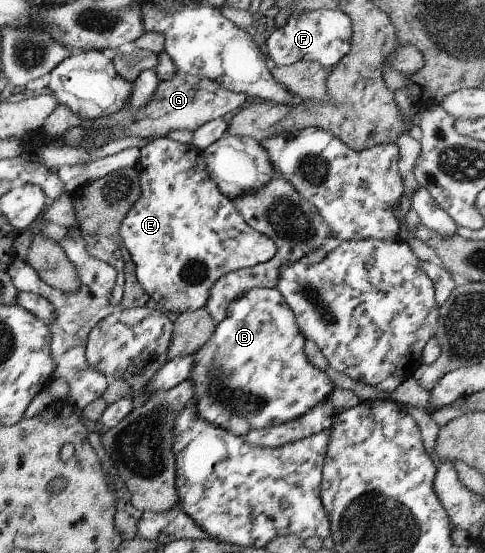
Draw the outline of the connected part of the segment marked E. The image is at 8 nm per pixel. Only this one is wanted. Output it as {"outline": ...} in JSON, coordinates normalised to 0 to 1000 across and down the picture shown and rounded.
{"outline":[[[328,248],[313,257],[301,260],[289,269],[291,286],[282,297],[282,304],[291,309],[293,358],[252,401],[247,416],[254,432],[252,450],[260,452],[278,477],[278,495],[282,506],[291,514],[291,521],[315,541],[322,550],[328,550],[340,564],[361,564],[361,568],[377,568],[386,562],[416,559],[433,542],[433,532],[439,528],[441,514],[452,503],[480,492],[480,488],[501,486],[505,483],[522,485],[526,479],[551,474],[567,463],[571,445],[563,430],[555,425],[536,421],[534,416],[518,410],[507,396],[499,392],[497,383],[482,373],[482,367],[468,358],[464,351],[449,340],[449,333],[435,324],[433,311],[427,309],[425,286],[394,262],[377,262],[351,248]]]}

